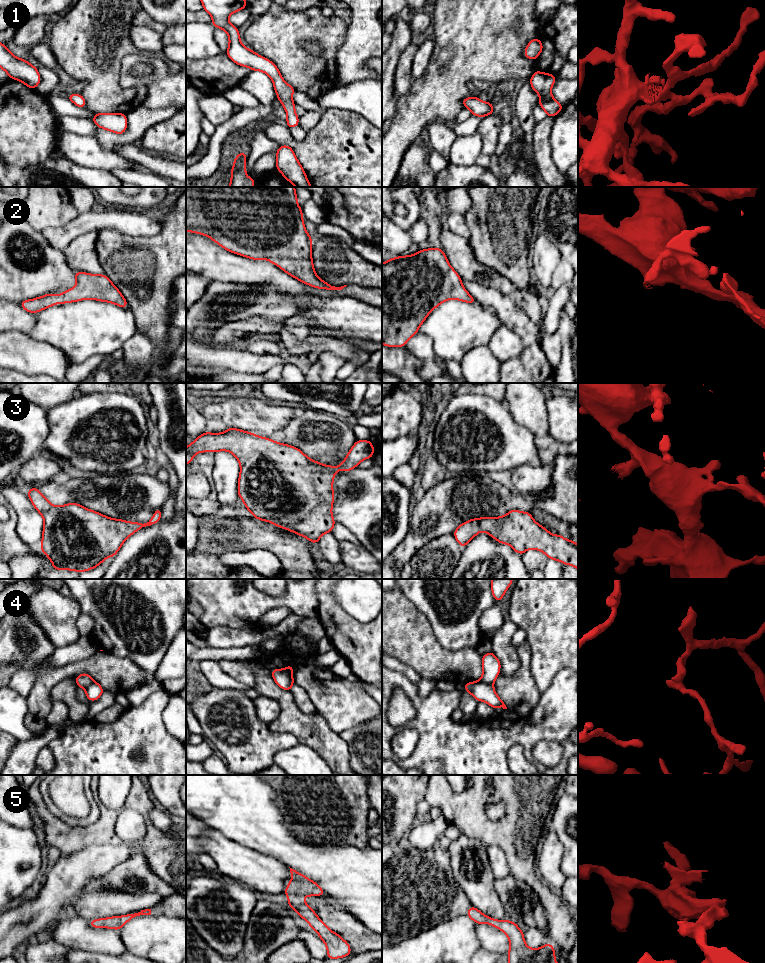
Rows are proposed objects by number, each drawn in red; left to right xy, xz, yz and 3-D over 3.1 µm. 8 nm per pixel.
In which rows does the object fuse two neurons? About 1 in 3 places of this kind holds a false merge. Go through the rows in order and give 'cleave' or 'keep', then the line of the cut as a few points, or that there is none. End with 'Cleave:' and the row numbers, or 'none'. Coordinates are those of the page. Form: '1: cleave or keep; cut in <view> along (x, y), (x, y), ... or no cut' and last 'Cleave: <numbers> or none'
1: keep; no cut
2: keep; no cut
3: keep; no cut
4: cleave; cut in xz along (284, 669), (293, 683)
5: keep; no cut
Cleave: 4

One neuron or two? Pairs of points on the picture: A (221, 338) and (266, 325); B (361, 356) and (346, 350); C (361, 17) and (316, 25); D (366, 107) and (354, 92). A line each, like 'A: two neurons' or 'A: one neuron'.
A: one neuron
B: one neuron
C: two neurons
D: one neuron

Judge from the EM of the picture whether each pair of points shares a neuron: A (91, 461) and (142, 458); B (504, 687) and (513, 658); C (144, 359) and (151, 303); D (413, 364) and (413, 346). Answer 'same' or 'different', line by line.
A: same
B: different
C: different
D: different

